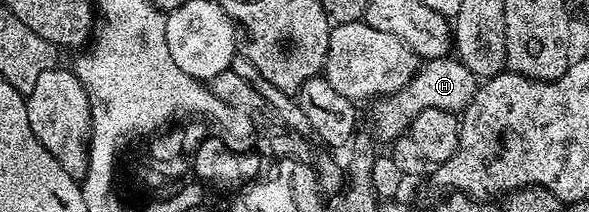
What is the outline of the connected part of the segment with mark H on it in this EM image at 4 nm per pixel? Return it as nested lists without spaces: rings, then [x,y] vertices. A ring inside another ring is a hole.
[[[445,57],[427,60],[401,91],[377,98],[371,104],[371,107],[373,106],[372,127],[376,130],[378,138],[395,141],[411,128],[414,117],[418,117],[422,109],[442,109],[463,113],[470,105],[477,86],[476,75],[470,73],[470,69],[466,69],[466,65],[462,65],[459,59]]]

